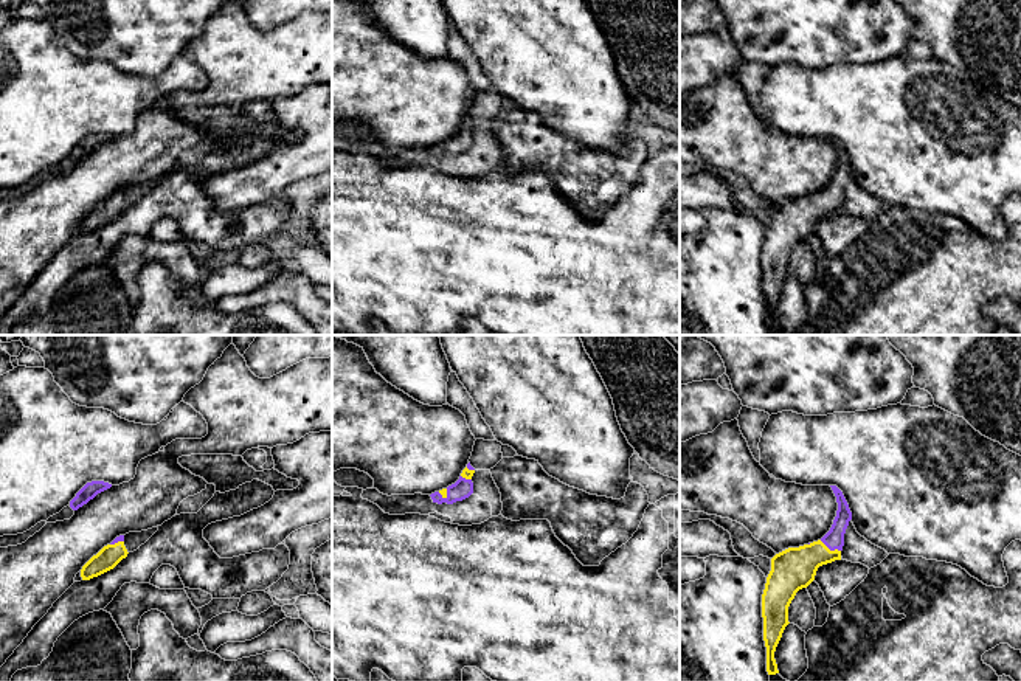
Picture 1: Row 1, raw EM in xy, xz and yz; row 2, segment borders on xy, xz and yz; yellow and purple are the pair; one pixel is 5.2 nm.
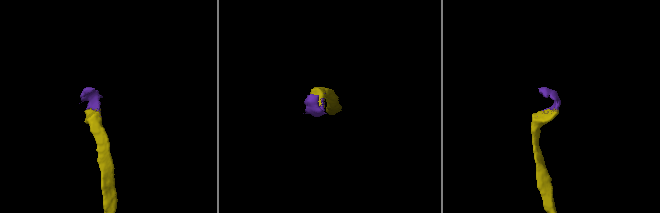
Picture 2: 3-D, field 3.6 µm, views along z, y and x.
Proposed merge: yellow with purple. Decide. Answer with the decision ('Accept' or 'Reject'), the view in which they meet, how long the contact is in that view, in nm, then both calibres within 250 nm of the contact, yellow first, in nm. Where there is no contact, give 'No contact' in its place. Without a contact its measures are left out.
Accept. Touches yellow in yz. Shared border 130 nm. Thickness 220 nm (yellow) against 100 nm

